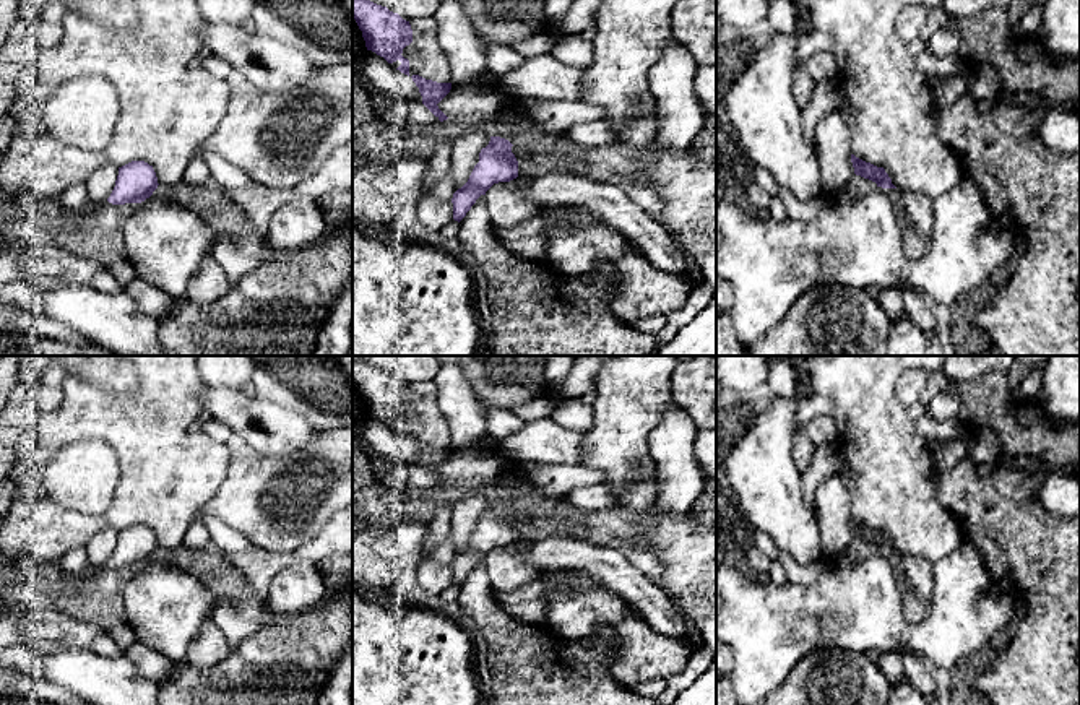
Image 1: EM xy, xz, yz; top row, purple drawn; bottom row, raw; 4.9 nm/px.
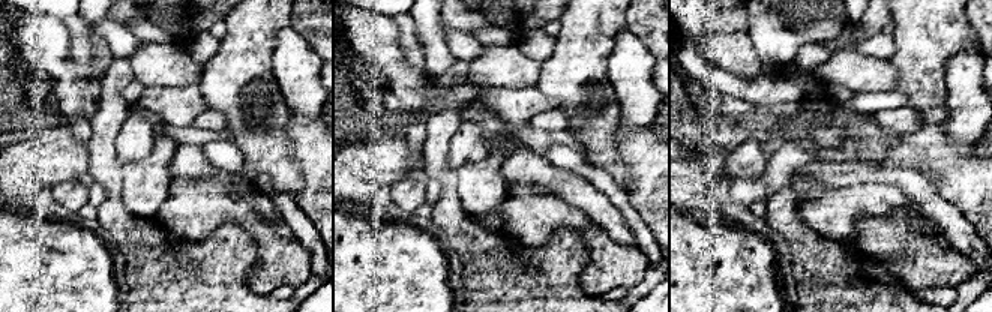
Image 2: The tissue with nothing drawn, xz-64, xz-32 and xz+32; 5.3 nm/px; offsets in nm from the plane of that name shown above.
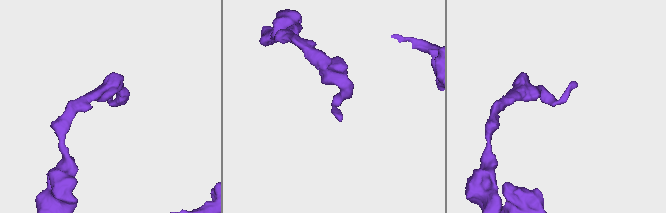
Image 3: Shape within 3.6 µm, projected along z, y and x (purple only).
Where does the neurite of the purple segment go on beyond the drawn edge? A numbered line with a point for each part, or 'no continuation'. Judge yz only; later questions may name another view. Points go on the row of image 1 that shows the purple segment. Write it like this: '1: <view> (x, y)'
no continuation

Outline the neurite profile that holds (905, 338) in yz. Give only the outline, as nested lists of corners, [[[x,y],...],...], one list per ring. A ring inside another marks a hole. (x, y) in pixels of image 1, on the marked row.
[[[906,312],[890,320],[887,356],[926,356],[926,346],[926,336]]]

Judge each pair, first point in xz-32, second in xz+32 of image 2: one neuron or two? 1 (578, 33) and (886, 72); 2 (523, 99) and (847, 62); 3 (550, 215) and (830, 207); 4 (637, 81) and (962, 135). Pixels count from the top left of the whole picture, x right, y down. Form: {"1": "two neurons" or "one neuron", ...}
{"1": "two neurons", "2": "two neurons", "3": "two neurons", "4": "one neuron"}

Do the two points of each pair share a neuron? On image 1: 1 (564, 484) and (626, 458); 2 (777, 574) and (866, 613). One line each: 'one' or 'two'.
1: two
2: two

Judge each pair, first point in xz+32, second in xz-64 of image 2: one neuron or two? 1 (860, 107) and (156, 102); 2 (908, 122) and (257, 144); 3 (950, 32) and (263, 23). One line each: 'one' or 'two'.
1: one
2: two
3: one

